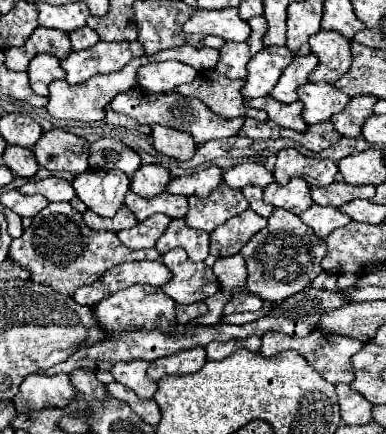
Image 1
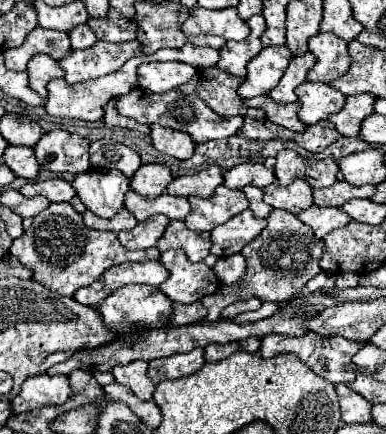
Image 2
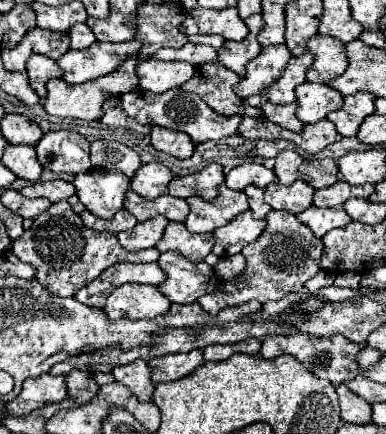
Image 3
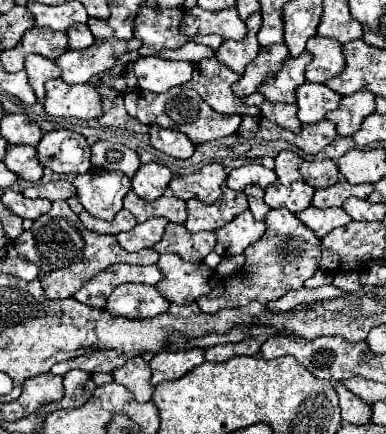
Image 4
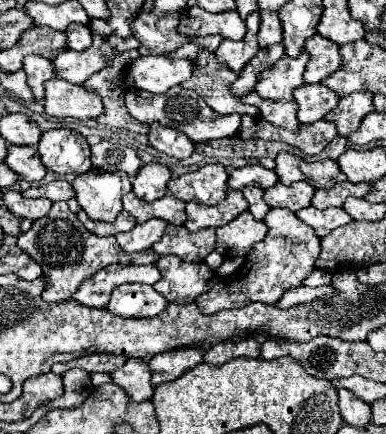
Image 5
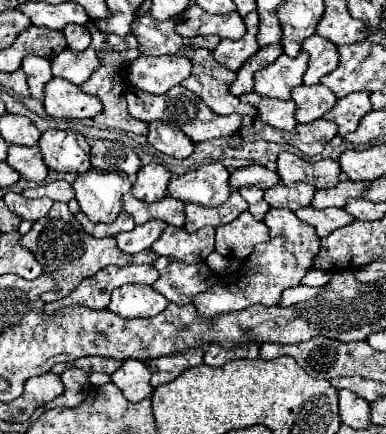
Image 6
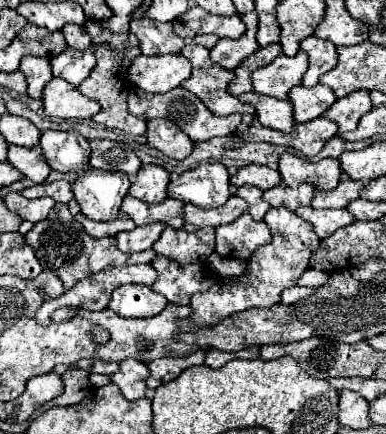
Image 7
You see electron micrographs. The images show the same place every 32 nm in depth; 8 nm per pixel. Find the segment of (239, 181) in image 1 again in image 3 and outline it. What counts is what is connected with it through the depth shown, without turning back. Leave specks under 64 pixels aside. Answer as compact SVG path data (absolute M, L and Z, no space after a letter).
M246 162L246 164L238 166L238 168L232 168L226 174L226 186L232 188L232 190L244 190L250 184L266 188L274 180L276 180L276 174L272 170L268 170L268 168L264 168L258 162Z

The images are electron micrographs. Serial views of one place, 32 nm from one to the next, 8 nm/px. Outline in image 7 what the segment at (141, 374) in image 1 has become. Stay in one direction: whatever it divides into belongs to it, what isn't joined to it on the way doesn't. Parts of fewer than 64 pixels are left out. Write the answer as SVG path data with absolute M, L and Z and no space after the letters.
M122 360L118 372L114 372L112 382L122 390L122 394L128 400L138 400L146 392L146 378L148 378L148 368L144 362L138 360Z

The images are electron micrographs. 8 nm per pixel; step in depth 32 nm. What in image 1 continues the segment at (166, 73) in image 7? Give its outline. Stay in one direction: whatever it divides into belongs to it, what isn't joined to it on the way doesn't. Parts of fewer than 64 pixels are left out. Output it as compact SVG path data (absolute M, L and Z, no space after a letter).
M168 60L168 62L152 62L138 68L138 86L148 92L170 92L180 84L192 82L196 70L188 64Z

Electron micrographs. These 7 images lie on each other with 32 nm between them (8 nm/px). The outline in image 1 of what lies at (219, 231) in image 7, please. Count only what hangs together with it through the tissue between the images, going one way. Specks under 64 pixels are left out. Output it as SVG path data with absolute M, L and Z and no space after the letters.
M244 210L244 214L230 218L210 234L210 254L218 258L238 254L240 248L262 228L266 228L266 218L252 210Z

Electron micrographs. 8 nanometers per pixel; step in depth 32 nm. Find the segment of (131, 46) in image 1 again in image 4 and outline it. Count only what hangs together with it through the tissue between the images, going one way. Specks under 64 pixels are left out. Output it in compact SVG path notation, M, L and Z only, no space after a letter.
M132 38L130 42L126 40L101 40L95 39L92 48L86 48L86 50L66 50L62 56L56 58L56 64L58 68L62 70L60 78L66 80L68 84L84 84L88 82L94 74L100 74L104 70L110 70L116 62L118 56L122 56L126 50L138 50L140 48L140 42L136 38Z

